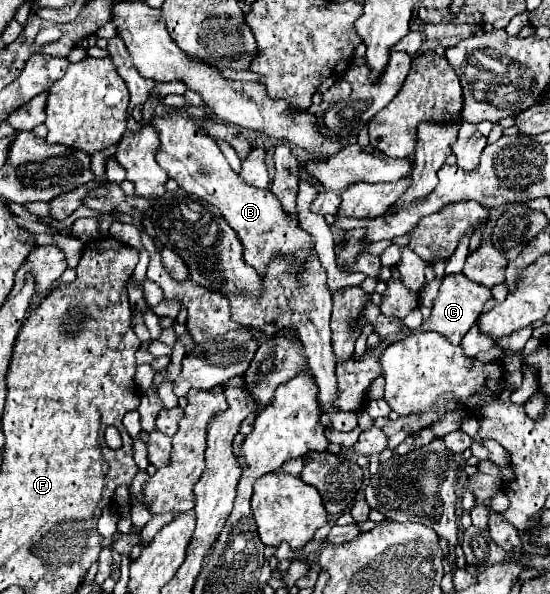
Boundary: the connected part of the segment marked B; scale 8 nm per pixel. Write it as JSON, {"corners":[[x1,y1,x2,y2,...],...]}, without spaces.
{"corners":[[177,112,167,118,155,116,153,128,157,130,161,142,155,154,157,164,167,170,169,178,173,178,185,192,195,194,221,210,227,224,239,234,245,262,255,268,259,276,267,274,269,262,279,254,293,256,297,264,303,264,309,258,311,250,315,248,313,236,299,228,297,218,283,210,281,202,271,190,257,190,245,184,239,174,231,170,219,146,209,134,205,134,197,124,193,124,189,118,179,116]]}

